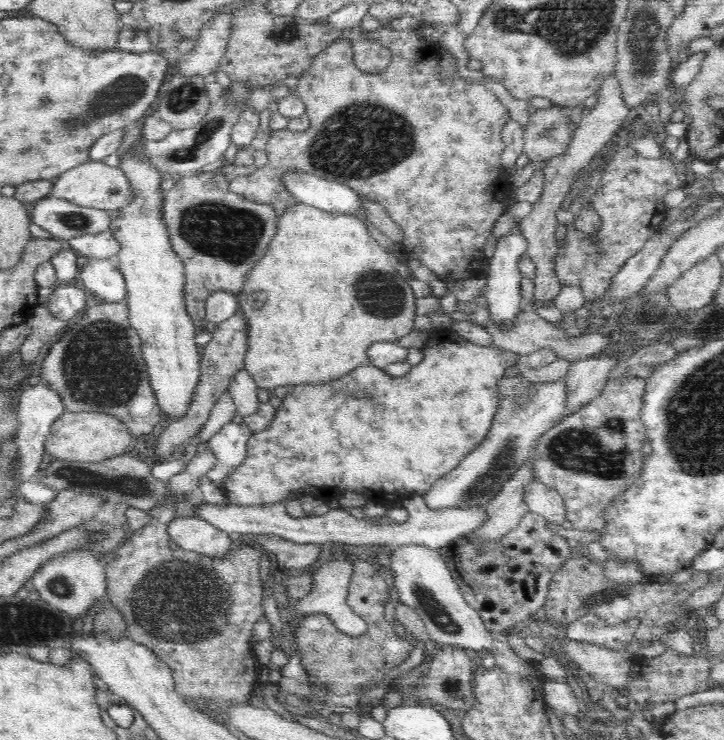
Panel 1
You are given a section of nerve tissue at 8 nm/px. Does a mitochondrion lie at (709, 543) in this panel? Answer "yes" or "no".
no

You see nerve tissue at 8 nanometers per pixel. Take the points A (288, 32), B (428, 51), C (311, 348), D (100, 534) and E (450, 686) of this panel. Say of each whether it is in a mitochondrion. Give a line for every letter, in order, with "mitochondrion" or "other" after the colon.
A: mitochondrion
B: other
C: other
D: mitochondrion
E: mitochondrion

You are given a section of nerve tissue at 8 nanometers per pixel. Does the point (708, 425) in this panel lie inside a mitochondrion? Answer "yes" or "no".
yes

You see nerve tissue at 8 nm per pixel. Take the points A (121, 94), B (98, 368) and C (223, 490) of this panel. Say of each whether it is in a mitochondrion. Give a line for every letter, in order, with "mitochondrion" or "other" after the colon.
A: mitochondrion
B: mitochondrion
C: other

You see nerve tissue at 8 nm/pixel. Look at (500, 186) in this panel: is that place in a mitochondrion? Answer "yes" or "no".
no

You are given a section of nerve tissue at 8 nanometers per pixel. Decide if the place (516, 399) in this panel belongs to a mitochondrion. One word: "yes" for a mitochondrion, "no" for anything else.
yes

